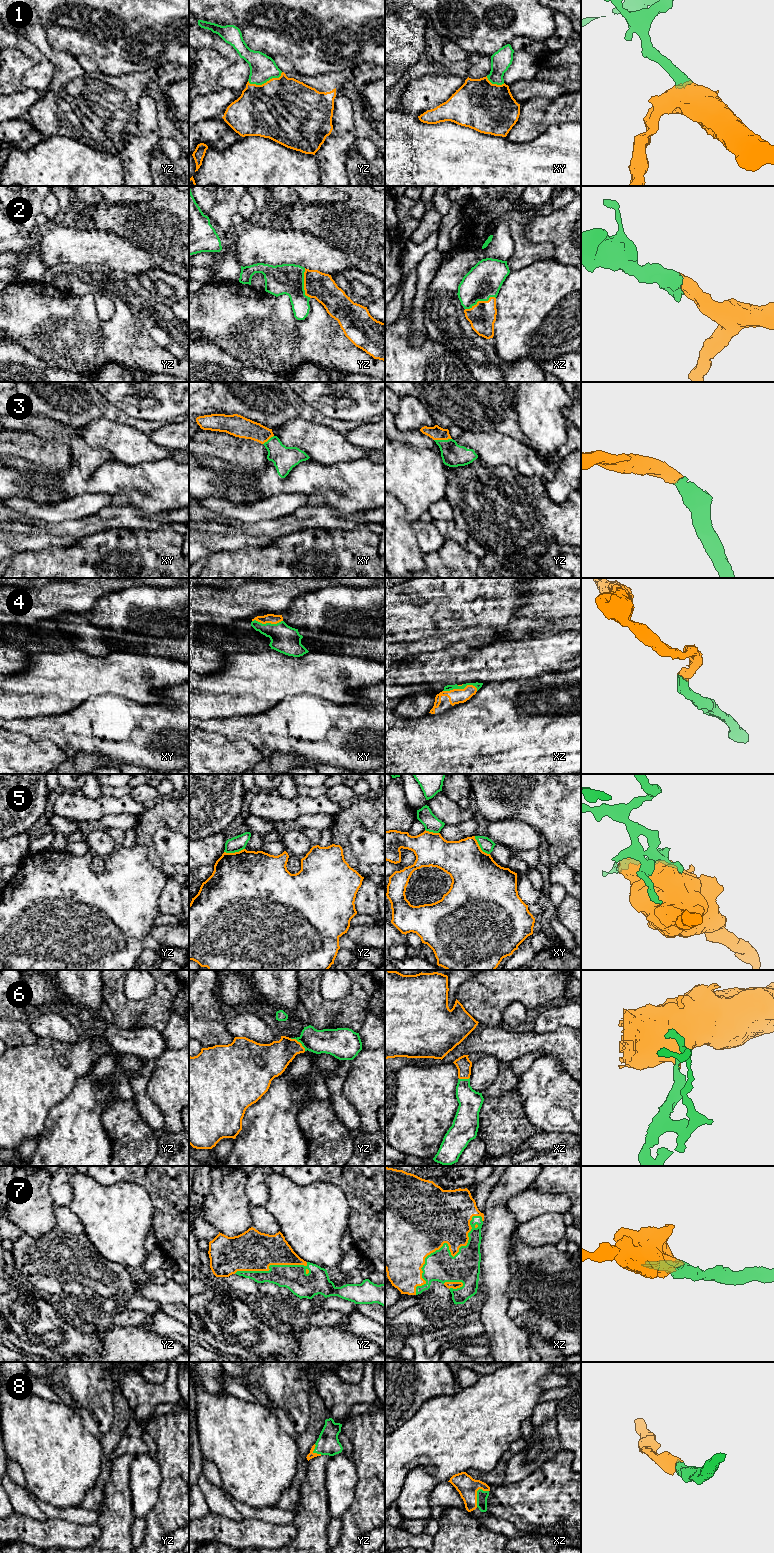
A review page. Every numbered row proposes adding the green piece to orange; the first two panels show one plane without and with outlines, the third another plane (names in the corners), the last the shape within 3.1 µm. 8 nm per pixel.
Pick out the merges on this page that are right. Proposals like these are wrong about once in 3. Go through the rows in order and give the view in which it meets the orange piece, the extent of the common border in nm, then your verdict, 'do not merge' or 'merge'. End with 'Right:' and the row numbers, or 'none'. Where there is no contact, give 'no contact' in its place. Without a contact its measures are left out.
1: yz | 300 nm | merge
2: xz | 260 nm | merge
3: yz | 140 nm | merge
4: xz | 280 nm | merge
5: xy | 200 nm | do not merge
6: yz | 160 nm | merge
7: xz | 800 nm | merge
8: xz | 170 nm | merge
Right: 1, 2, 3, 4, 6, 7, 8

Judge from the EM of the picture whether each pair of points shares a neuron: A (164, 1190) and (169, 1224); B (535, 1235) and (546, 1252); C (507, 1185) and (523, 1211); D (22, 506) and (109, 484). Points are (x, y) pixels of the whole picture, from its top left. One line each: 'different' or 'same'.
A: same
B: different
C: different
D: different

